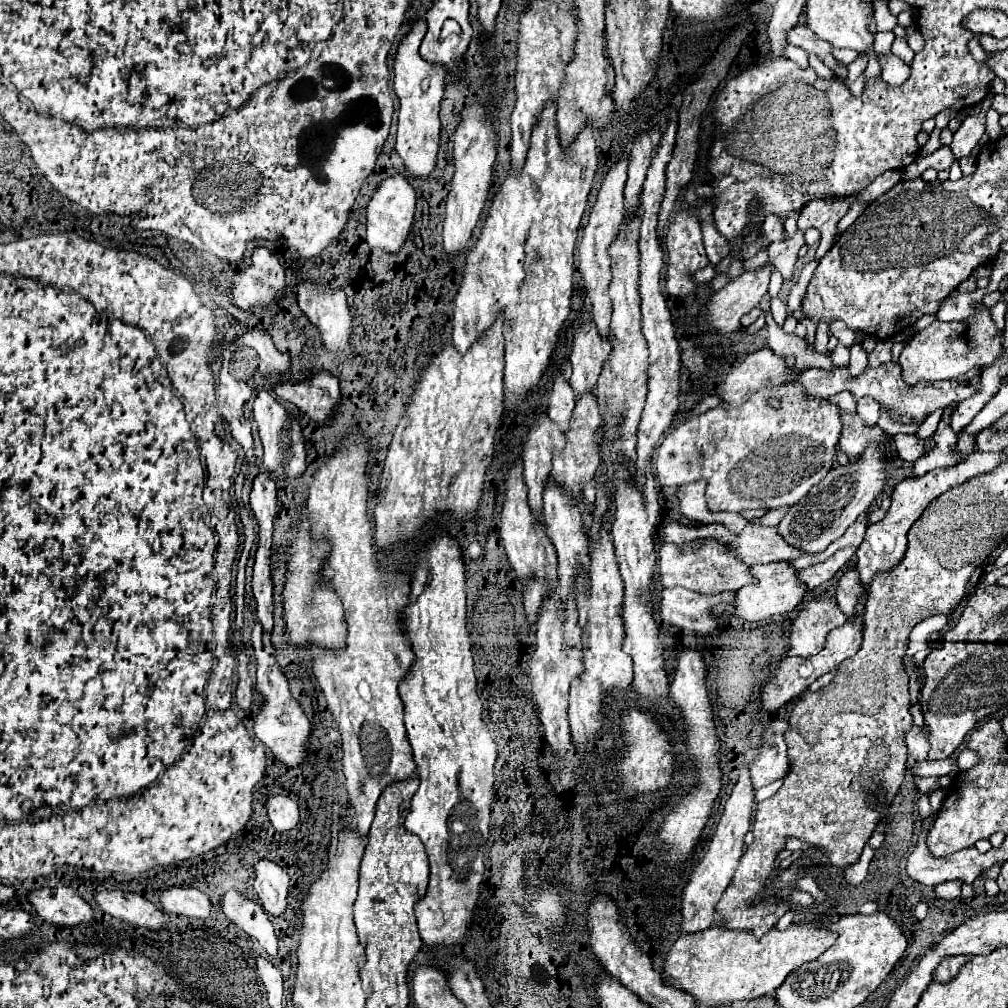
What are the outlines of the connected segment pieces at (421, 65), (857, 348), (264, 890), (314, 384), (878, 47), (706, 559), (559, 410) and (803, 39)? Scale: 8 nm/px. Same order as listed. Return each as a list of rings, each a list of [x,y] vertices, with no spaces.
[[[418,21],[406,37],[400,41],[394,57],[394,91],[400,101],[398,111],[398,141],[396,151],[404,159],[406,169],[414,177],[426,177],[436,167],[436,153],[440,141],[440,119],[438,109],[444,93],[444,67],[438,63],[428,63],[420,57],[418,49],[426,35],[426,21]]]
[[[854,345],[854,349],[850,351],[850,365],[848,365],[850,379],[860,377],[864,373],[864,367],[866,367],[866,353],[862,345]]]
[[[260,859],[258,863],[254,863],[254,873],[254,893],[260,905],[270,915],[282,915],[286,911],[286,897],[290,887],[288,873],[268,859]]]
[[[326,371],[314,373],[302,381],[282,381],[272,387],[272,393],[278,399],[294,403],[316,423],[324,423],[340,401],[338,379]]]
[[[878,32],[874,39],[874,52],[875,57],[879,54],[890,53],[890,45],[892,45],[892,39],[894,39],[894,33],[888,32]]]
[[[664,543],[660,547],[660,559],[658,559],[658,579],[662,587],[686,587],[698,593],[706,593],[706,595],[718,595],[724,591],[738,591],[740,587],[744,587],[746,583],[752,583],[754,579],[750,579],[748,567],[744,563],[738,563],[736,555],[730,555],[730,551],[726,551],[726,547],[718,547],[718,543],[698,543],[698,547],[690,547],[690,551],[678,555],[678,551],[674,551],[674,547],[670,547],[670,543]]]
[[[556,375],[554,381],[552,381],[552,395],[550,395],[550,403],[548,403],[548,417],[552,421],[556,421],[558,427],[562,427],[562,431],[566,431],[572,411],[574,411],[574,391],[568,385],[566,377]]]
[[[798,25],[798,27],[790,29],[788,35],[786,35],[786,41],[788,41],[790,45],[796,45],[796,47],[808,51],[808,53],[818,55],[836,75],[840,75],[840,77],[846,79],[846,69],[840,69],[840,67],[836,65],[836,59],[830,55],[830,51],[832,51],[830,45],[828,45],[826,41],[818,39],[818,35],[814,35],[812,31],[808,31],[808,27]]]

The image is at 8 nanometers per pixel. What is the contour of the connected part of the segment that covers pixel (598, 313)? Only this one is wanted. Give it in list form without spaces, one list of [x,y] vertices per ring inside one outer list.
[[[628,157],[618,159],[610,167],[610,171],[604,177],[602,187],[598,191],[598,199],[596,199],[596,203],[592,207],[590,221],[584,227],[582,243],[578,247],[578,251],[580,251],[580,273],[582,273],[582,281],[584,281],[584,287],[588,289],[588,299],[592,303],[592,319],[594,319],[600,335],[606,337],[606,339],[610,339],[610,315],[612,315],[610,297],[608,297],[608,283],[610,283],[610,255],[608,255],[608,247],[610,247],[610,243],[618,235],[618,229],[624,223],[624,215],[620,215],[620,203],[624,203],[626,169],[628,169]]]

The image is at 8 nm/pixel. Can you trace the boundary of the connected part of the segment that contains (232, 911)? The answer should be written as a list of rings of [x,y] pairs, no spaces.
[[[228,891],[220,897],[220,907],[222,913],[242,931],[252,935],[262,949],[268,953],[268,957],[276,957],[278,953],[278,937],[274,933],[274,927],[268,919],[268,915],[262,911],[262,907],[248,899],[242,897],[238,891]]]

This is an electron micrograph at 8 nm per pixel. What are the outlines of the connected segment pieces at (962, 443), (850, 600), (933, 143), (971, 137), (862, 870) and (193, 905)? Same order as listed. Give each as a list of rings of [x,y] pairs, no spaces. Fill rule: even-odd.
[[[964,431],[958,435],[958,445],[954,447],[954,453],[958,453],[958,455],[970,455],[972,451],[974,451],[974,439],[976,437],[972,437],[972,435],[966,435]]]
[[[846,569],[846,573],[836,583],[836,601],[848,617],[854,615],[856,601],[862,593],[864,593],[864,589],[860,587],[860,579],[858,579],[856,569]]]
[[[935,127],[934,130],[930,133],[928,142],[921,148],[921,156],[925,157],[930,155],[941,146],[940,132],[941,130]]]
[[[992,94],[986,96],[980,103],[982,111],[978,115],[968,115],[966,121],[960,125],[960,129],[954,133],[950,149],[956,155],[956,159],[968,157],[970,151],[978,145],[979,140],[985,133],[986,114],[991,108],[992,100]]]
[[[866,844],[864,851],[862,851],[862,857],[860,857],[860,863],[856,867],[846,867],[844,869],[844,881],[848,885],[860,885],[868,875],[868,865],[870,865],[872,857],[874,857],[874,849]]]
[[[184,887],[166,889],[160,895],[160,903],[166,913],[200,917],[200,919],[206,919],[212,915],[212,903],[208,895],[204,895],[198,889],[184,889]]]

